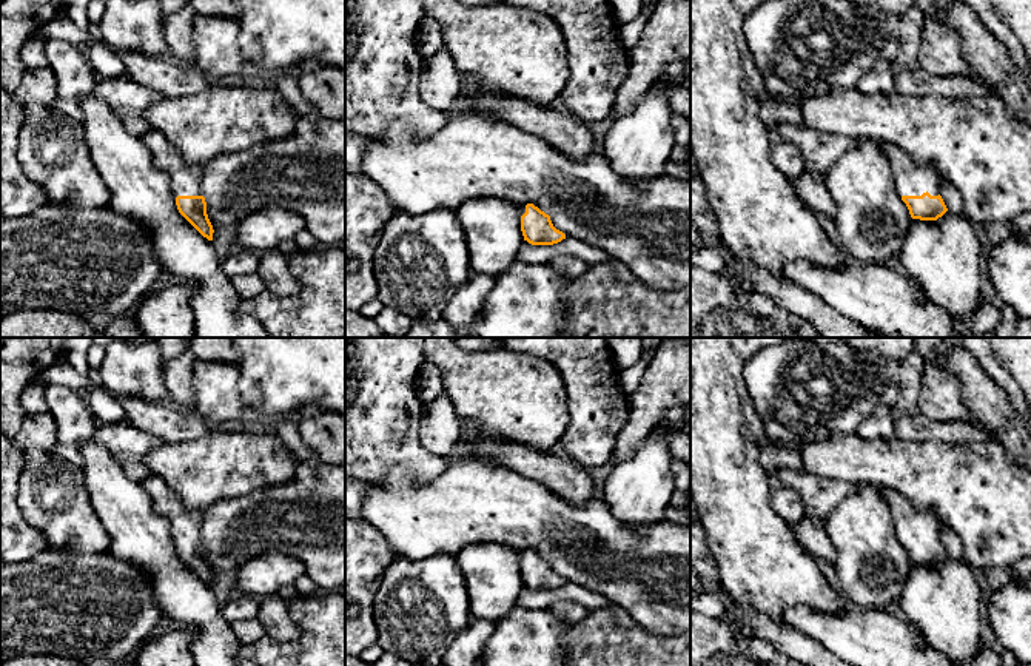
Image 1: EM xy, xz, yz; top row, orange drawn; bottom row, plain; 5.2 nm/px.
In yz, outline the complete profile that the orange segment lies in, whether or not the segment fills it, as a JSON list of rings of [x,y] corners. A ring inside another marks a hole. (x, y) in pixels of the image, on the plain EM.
[[[880,489],[895,521],[897,536],[912,564],[937,566],[948,553],[940,541],[940,523],[932,510],[917,509],[892,489]]]

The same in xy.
[[[148,475],[142,483],[154,510],[171,524],[171,536],[179,558],[208,586],[213,586],[213,570],[202,541],[203,515],[188,509],[179,495],[157,475]]]

